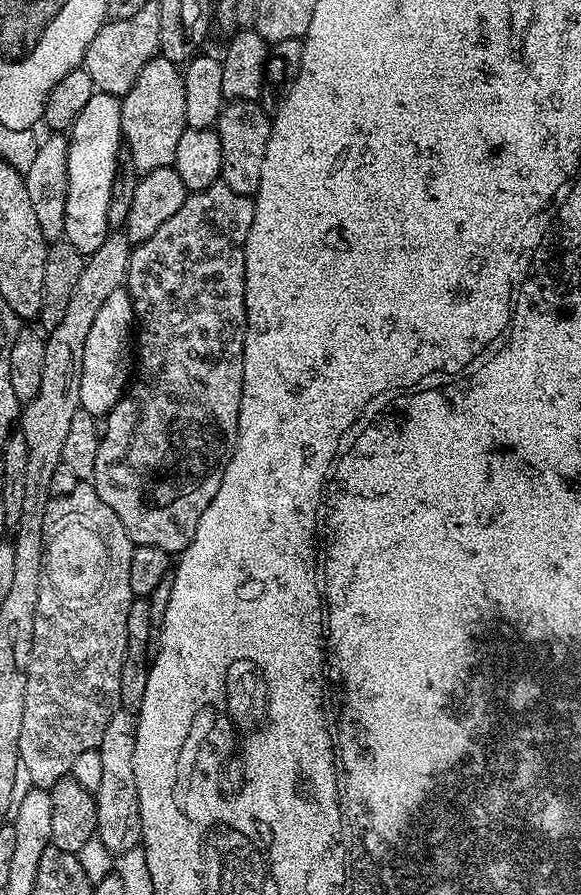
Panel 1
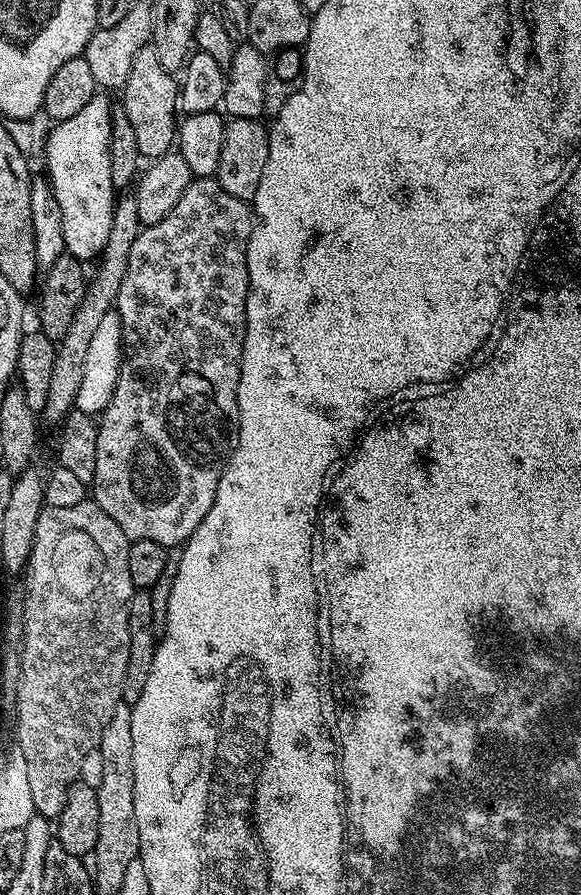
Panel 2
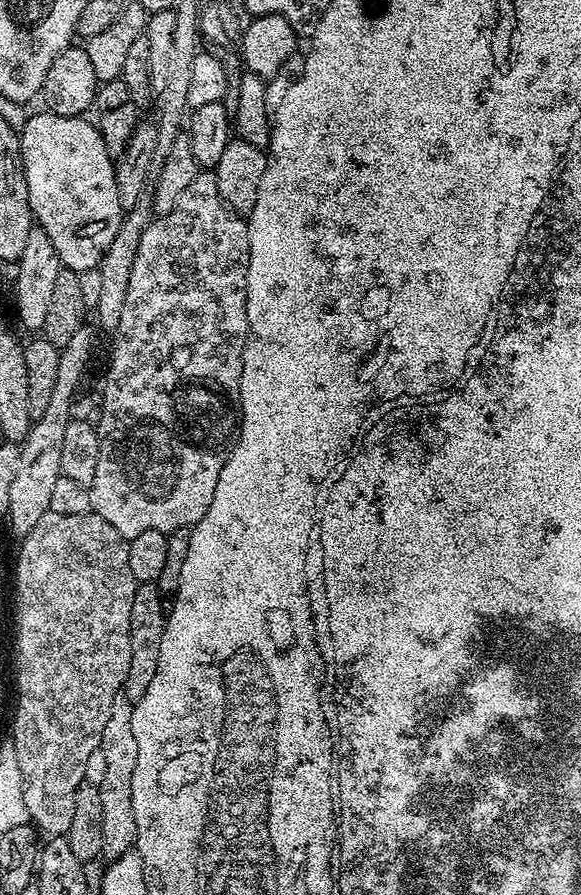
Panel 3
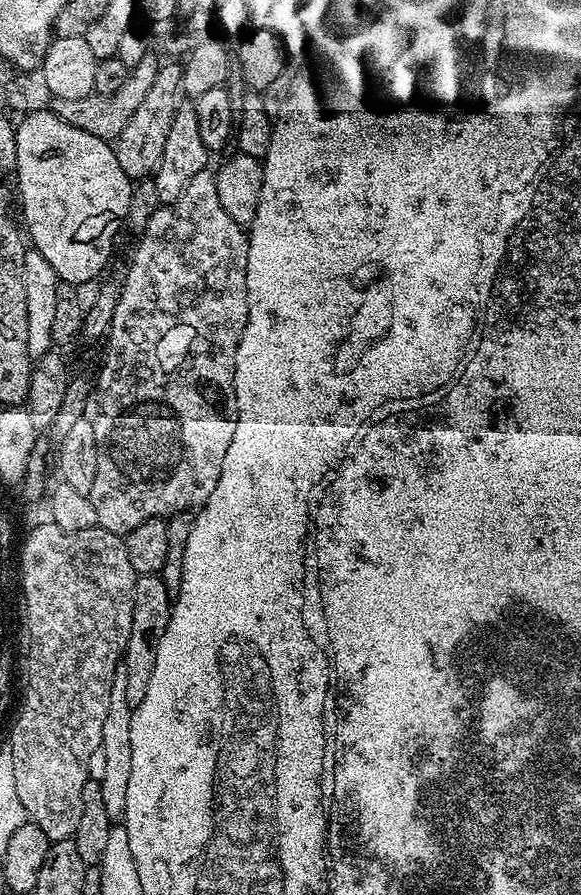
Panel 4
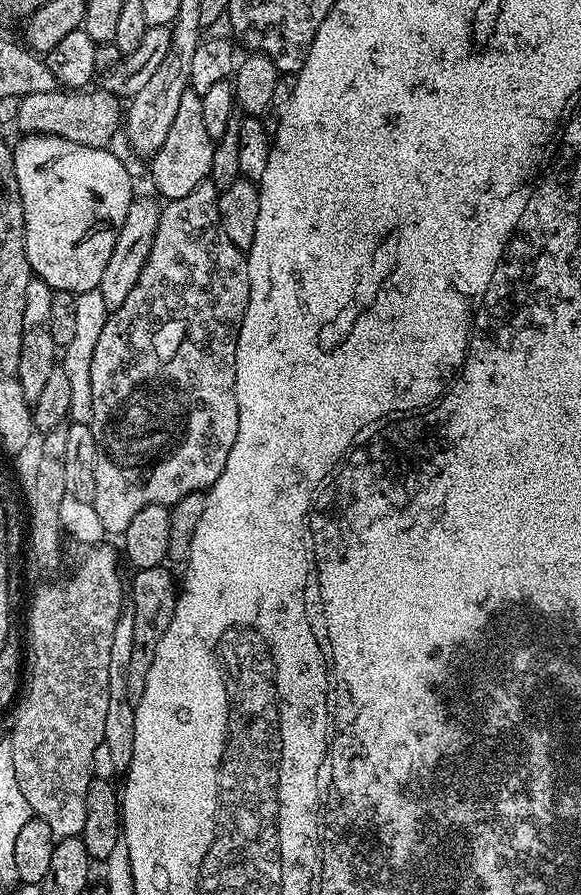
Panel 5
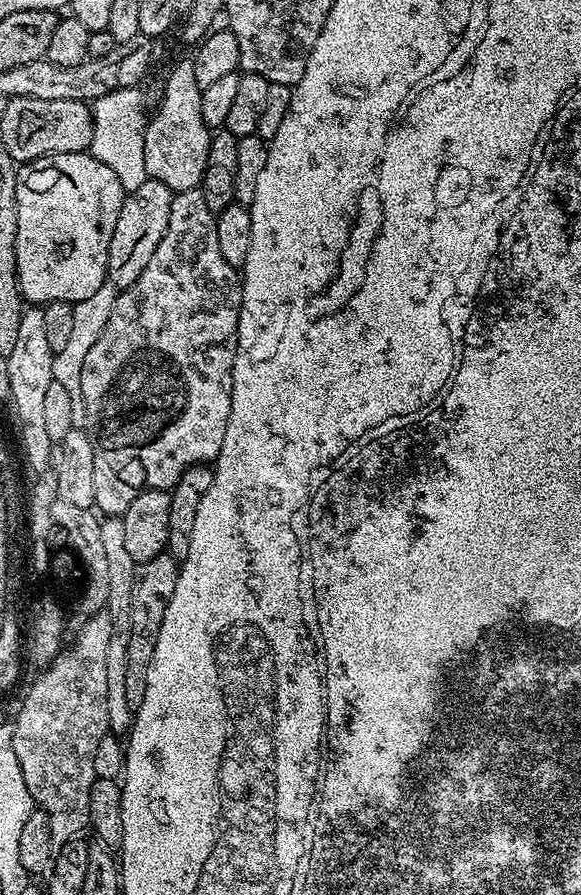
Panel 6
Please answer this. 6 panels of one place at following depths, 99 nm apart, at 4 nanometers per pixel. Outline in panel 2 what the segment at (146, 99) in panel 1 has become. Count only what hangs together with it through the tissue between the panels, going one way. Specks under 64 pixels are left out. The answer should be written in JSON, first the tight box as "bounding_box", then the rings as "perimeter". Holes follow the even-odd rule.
{"bounding_box":[122,47,178,158],"perimeter":[[[138,47],[138,58],[134,58],[134,66],[130,66],[130,78],[126,78],[122,95],[124,95],[122,106],[126,110],[126,118],[130,118],[130,126],[138,141],[141,157],[155,158],[173,151],[178,127],[178,80],[158,62],[158,54],[152,47]]]}

